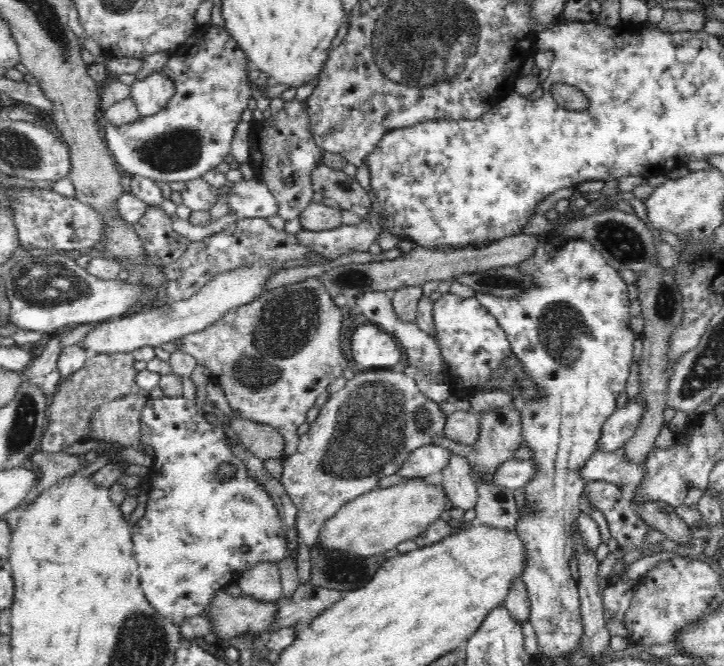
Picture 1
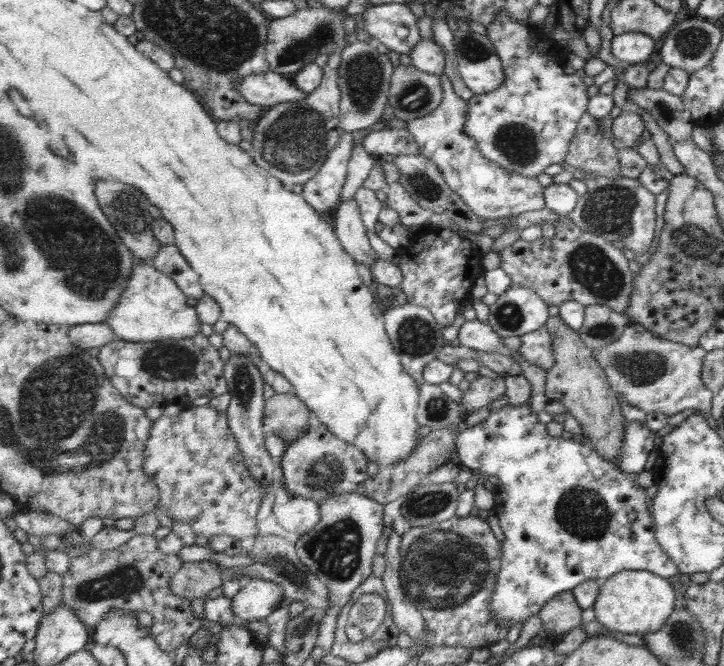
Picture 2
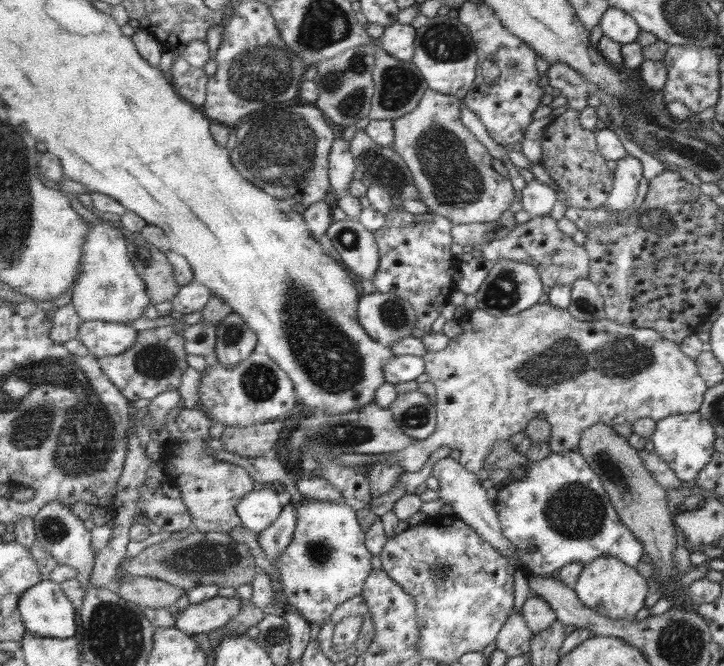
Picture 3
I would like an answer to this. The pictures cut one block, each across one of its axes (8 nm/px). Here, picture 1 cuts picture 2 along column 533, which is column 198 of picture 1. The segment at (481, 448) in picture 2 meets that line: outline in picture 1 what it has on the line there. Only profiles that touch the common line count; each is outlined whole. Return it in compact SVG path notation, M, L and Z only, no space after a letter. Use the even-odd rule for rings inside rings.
M160 398L160 400L148 400L146 406L144 406L144 412L142 412L142 444L150 444L154 448L154 464L150 468L150 474L148 474L148 482L150 482L150 488L148 488L148 502L146 502L146 514L138 520L138 524L134 524L132 528L132 540L134 540L134 548L132 548L132 556L138 560L138 568L140 568L140 582L142 582L142 590L146 594L146 600L152 608L156 608L156 612L168 620L172 620L172 624L182 624L186 618L192 618L192 616L204 616L206 608L210 606L212 598L216 594L220 594L222 590L226 590L228 586L236 584L246 570L250 570L252 566L260 564L260 562L280 562L284 556L286 556L286 532L284 532L284 522L282 522L282 516L278 512L278 506L276 502L272 500L272 496L268 494L268 490L246 470L244 462L232 452L230 448L230 440L226 438L226 434L212 426L212 424L206 424L202 420L202 414L196 412L194 408L194 400L188 400L188 398ZM222 466L234 466L236 468L236 474L234 478L220 478L218 470Z

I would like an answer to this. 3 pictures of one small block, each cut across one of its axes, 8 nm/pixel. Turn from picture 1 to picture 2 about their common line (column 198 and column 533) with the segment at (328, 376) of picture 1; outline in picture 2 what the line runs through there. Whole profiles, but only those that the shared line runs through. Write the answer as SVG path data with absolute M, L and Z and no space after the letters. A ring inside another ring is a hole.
M545 324L541 328L537 328L535 332L523 336L521 342L523 342L523 346L519 350L527 358L529 364L535 364L535 366L543 368L545 372L555 366L553 342L551 342L551 334L547 332Z

